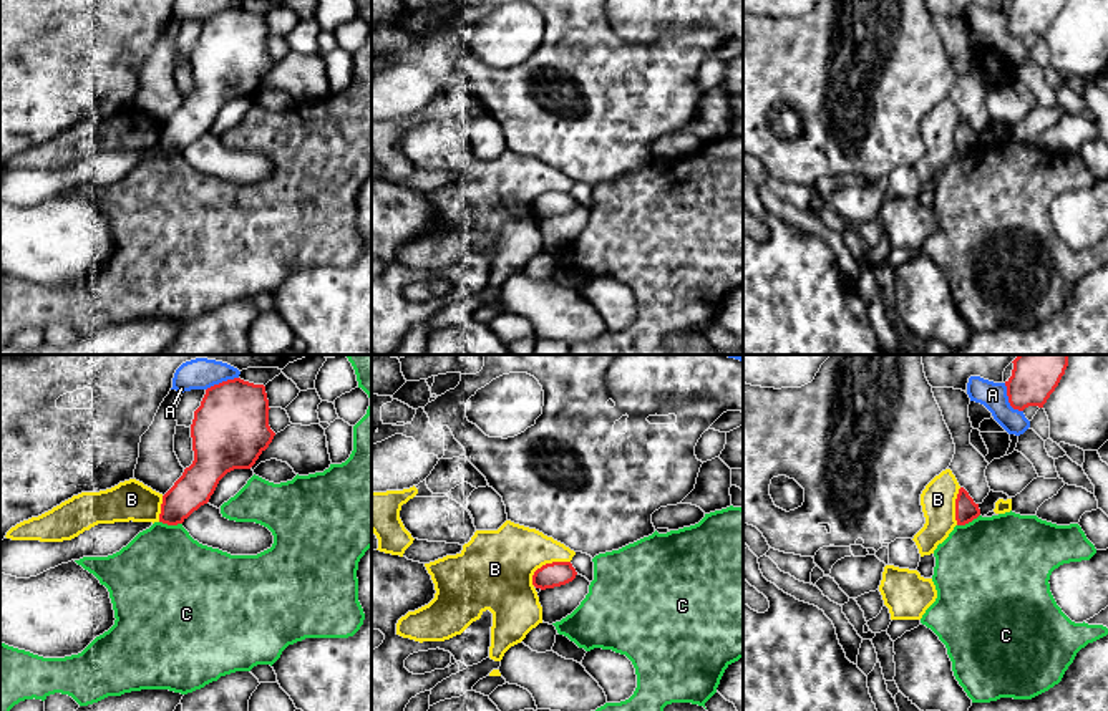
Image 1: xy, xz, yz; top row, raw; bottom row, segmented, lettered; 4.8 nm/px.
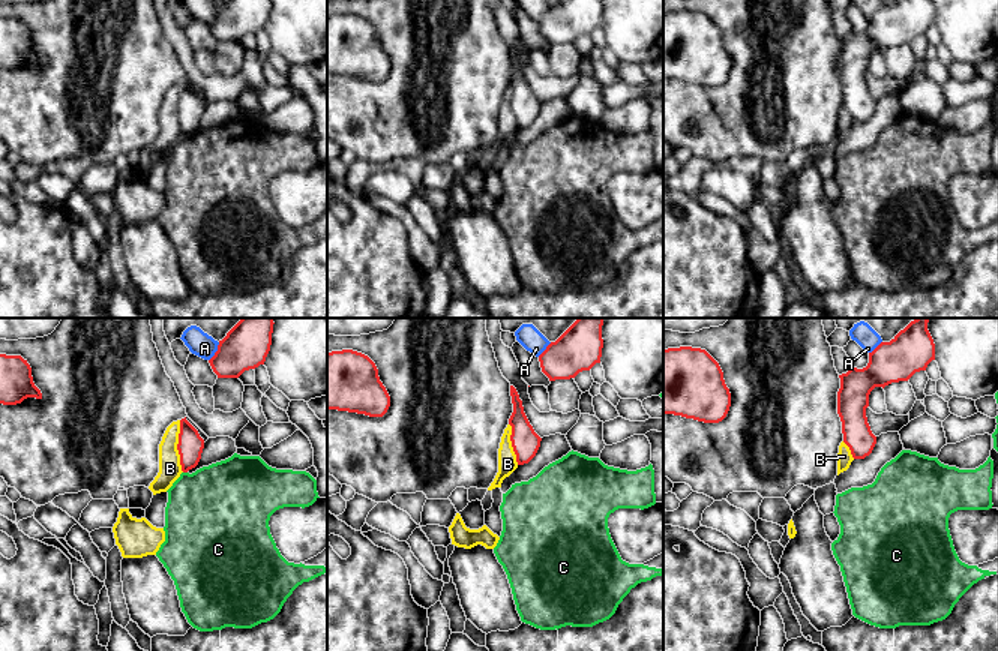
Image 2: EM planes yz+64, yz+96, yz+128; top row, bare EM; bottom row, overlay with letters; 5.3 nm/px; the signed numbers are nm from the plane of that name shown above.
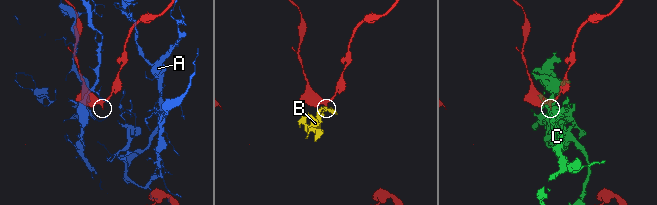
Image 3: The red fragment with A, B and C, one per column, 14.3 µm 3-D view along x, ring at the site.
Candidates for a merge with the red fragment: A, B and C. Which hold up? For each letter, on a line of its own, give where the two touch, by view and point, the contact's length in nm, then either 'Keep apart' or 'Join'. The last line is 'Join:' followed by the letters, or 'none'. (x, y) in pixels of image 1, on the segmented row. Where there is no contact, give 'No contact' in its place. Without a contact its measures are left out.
A: Touches red at yz (1009, 400). Shared border 170 nm. Keep apart
B: Touches red at xz (546, 564). Shared border 220 nm. Keep apart
C: Touches red at xy (171, 524). Shared border 110 nm. Keep apart
Join: none

